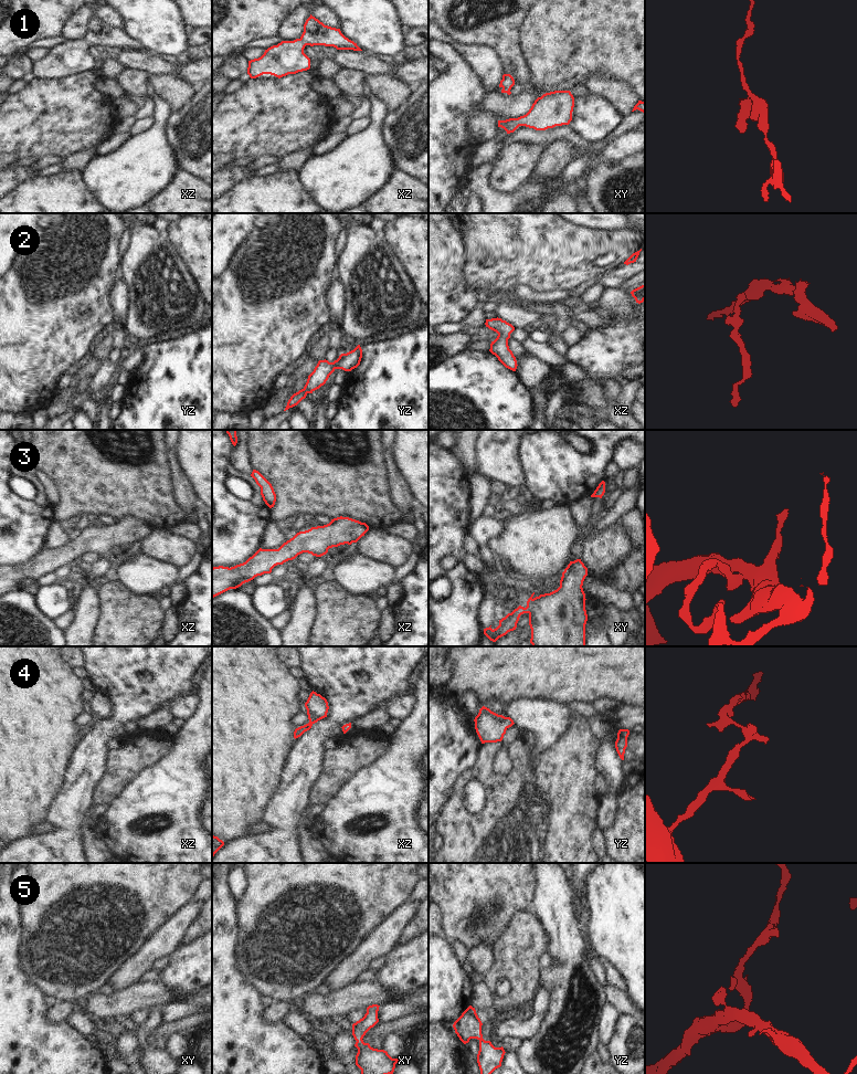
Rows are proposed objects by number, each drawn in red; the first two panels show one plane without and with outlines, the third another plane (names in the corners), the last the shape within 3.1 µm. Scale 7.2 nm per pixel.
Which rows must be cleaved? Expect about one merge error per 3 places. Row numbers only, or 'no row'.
no row

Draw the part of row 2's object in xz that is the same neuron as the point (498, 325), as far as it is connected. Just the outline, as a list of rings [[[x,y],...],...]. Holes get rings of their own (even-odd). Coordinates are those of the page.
[[[501,318],[486,319],[486,327],[498,334],[497,338],[491,341],[489,351],[508,369],[516,371],[517,360],[509,349],[508,339],[515,327]]]

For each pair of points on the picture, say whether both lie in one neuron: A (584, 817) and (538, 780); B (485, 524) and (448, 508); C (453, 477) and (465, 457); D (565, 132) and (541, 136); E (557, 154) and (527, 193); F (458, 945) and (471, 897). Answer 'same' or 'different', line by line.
A: same
B: different
C: different
D: same
E: different
F: different

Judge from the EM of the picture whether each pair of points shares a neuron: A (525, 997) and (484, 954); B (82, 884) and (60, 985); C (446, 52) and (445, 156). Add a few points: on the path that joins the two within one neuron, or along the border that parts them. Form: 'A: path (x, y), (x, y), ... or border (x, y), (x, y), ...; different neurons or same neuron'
A: border (493, 947), (493, 964), (485, 974); different neurons
B: path (82, 909), (80, 922), (70, 934), (69, 959); same neuron
C: path (452, 77), (452, 95), (445, 102), (445, 130); same neuron

